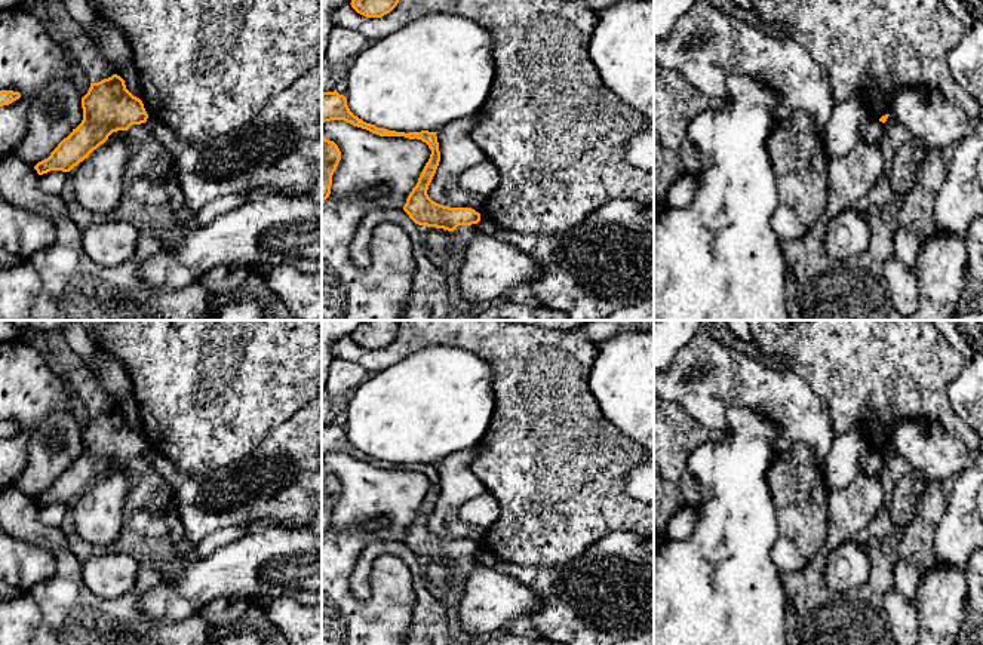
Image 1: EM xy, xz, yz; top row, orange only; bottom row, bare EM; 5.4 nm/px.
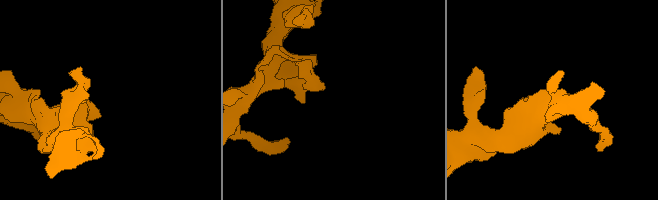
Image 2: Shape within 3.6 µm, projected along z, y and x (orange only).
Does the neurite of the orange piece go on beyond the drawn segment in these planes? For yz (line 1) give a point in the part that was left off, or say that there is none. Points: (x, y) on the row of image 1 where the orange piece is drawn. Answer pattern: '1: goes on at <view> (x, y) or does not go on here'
1: does not go on here

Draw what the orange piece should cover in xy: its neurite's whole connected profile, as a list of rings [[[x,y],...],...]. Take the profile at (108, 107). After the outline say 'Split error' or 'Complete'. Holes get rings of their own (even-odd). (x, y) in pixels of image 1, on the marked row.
[[[117,74],[90,83],[87,93],[82,98],[82,108],[82,123],[47,159],[34,166],[39,175],[50,171],[70,172],[113,132],[128,130],[132,125],[145,123],[148,119],[142,101],[126,89],[125,80]]]. Complete

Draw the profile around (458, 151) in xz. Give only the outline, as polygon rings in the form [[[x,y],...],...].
[[[479,114],[452,122],[437,133],[440,162],[428,185],[428,197],[449,208],[471,208],[480,214],[486,197],[467,193],[460,185],[460,176],[471,166],[486,160],[485,153],[471,139]]]

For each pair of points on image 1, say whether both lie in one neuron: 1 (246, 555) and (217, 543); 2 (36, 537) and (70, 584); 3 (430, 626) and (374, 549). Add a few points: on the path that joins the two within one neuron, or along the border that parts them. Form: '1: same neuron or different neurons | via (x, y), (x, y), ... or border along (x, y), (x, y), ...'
1: different neurons | border along (255, 530), (193, 562)
2: same neuron | via (49, 541), (65, 559), (68, 571)
3: same neuron | via (426, 601), (420, 589), (417, 568), (399, 549)

